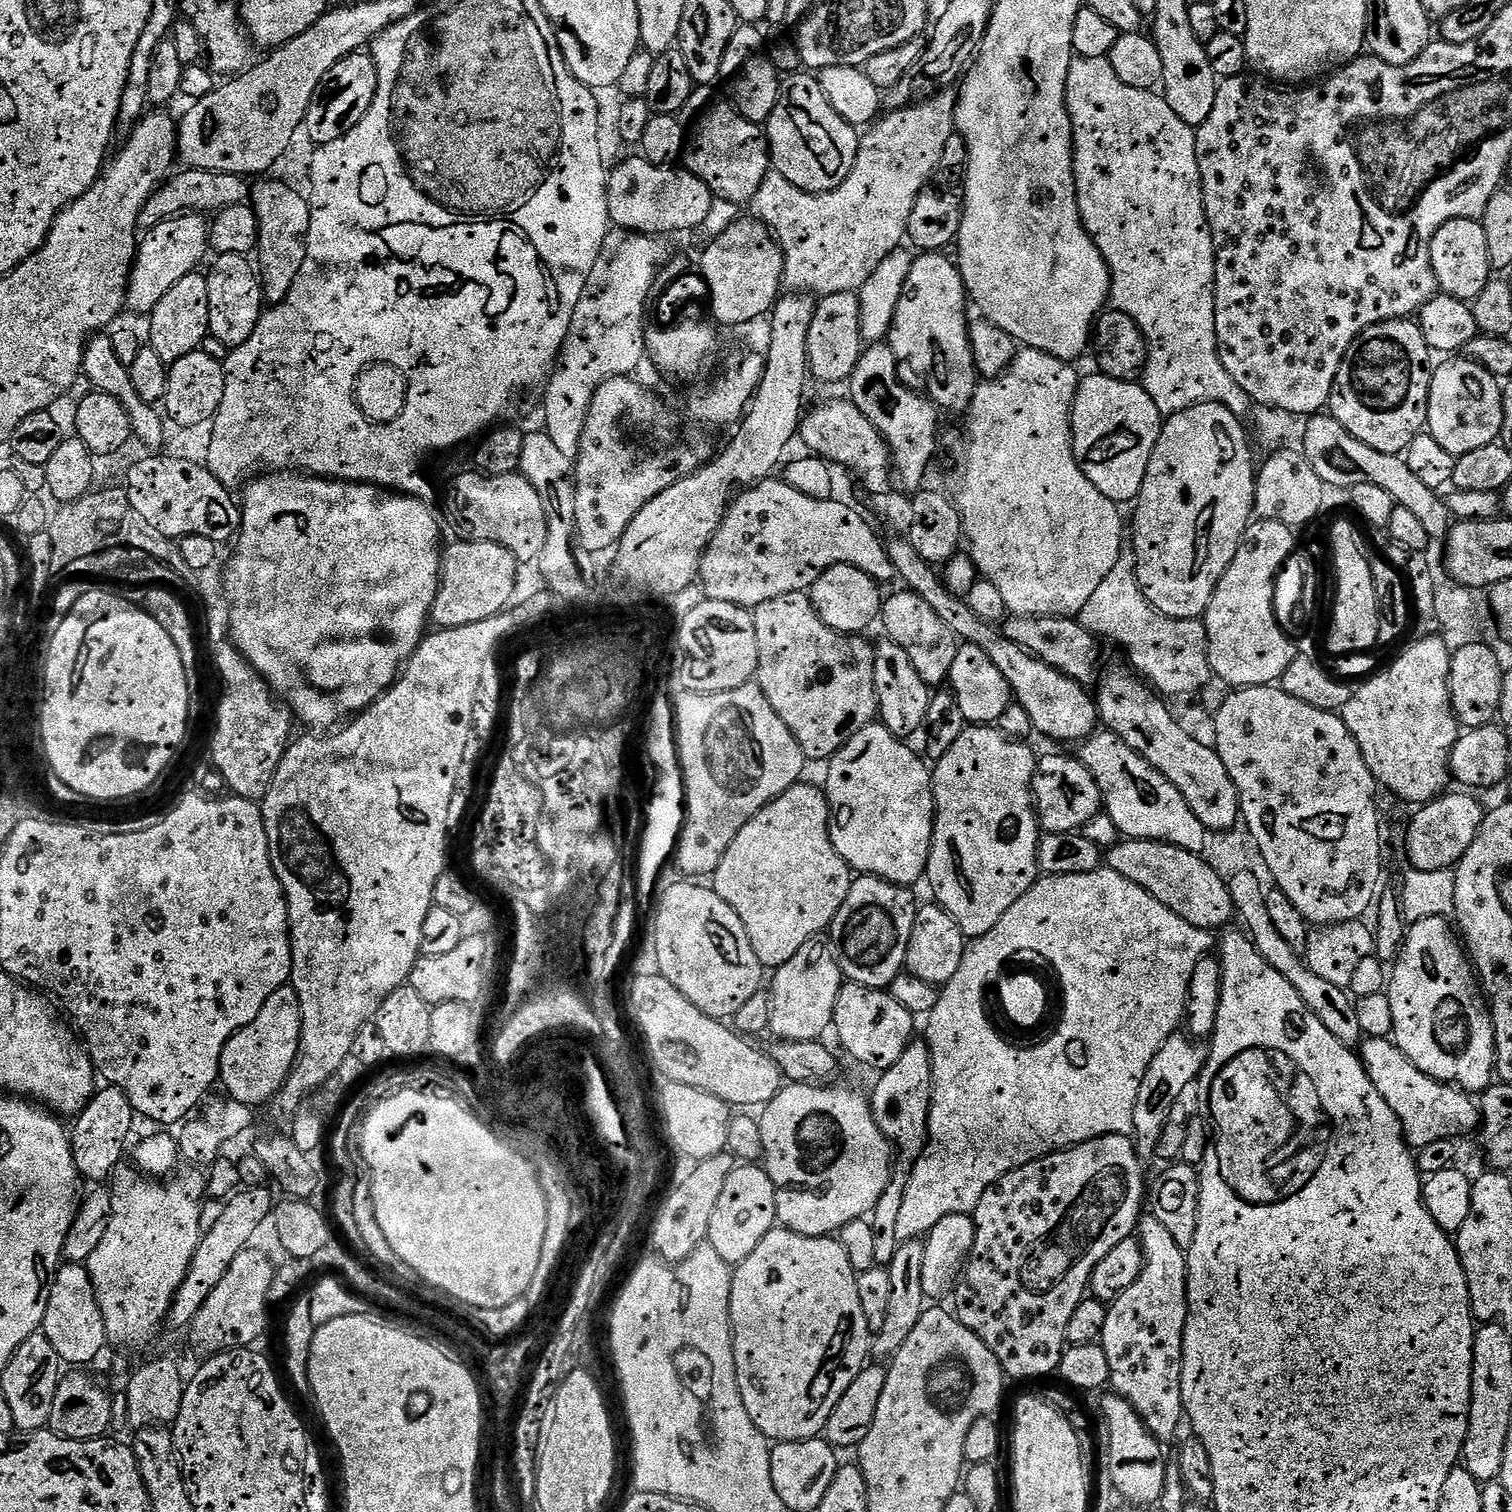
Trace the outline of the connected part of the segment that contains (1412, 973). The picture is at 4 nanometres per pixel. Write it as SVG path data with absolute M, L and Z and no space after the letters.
M1439 916L1438 918L1417 920L1408 929L1408 934L1404 938L1404 945L1401 946L1400 953L1397 954L1394 963L1391 965L1386 989L1386 995L1390 998L1390 1010L1394 1014L1392 1036L1394 1037L1396 1047L1401 1048L1406 1054L1406 1058L1410 1058L1410 1062L1414 1062L1414 1066L1418 1066L1418 1070L1422 1070L1430 1078L1440 1081L1441 1084L1450 1084L1457 1088L1463 1088L1469 1094L1480 1094L1493 1083L1494 1073L1496 1072L1497 1054L1492 1013L1485 997L1482 995L1482 988L1478 983L1477 973L1474 971L1474 965L1466 951L1465 945L1462 943L1457 929L1453 925L1451 928L1448 923L1449 921L1445 917Z

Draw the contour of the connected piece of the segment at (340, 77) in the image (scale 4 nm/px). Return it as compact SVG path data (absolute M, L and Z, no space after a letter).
M361 50L351 52L346 58L342 58L328 71L326 78L318 82L318 90L314 90L310 110L304 119L304 125L310 130L310 138L319 146L326 142L334 142L334 138L342 138L370 110L370 102L374 102L374 94L378 90L378 78L376 67L371 55Z

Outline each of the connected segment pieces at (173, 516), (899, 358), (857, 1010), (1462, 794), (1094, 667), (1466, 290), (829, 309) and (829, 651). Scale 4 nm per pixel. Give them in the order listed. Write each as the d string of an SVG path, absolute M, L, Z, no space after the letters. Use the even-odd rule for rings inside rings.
M148 454L128 470L126 491L130 506L163 536L201 536L224 546L240 534L241 505L232 501L233 493L203 464L180 461L169 454Z
M926 252L917 255L912 261L910 278L906 278L906 286L902 286L902 298L898 298L898 310L894 314L892 328L888 331L886 343L891 348L898 374L906 378L907 383L917 390L923 390L937 409L953 408L963 413L972 403L978 373L972 357L972 347L968 330L970 327L970 301L964 289L962 274L955 259L944 252Z
M845 982L840 987L838 994L838 1002L834 1010L834 1033L840 1039L840 1044L857 1060L860 1064L865 1064L868 1068L876 1068L875 1070L883 1070L894 1066L894 1062L898 1062L898 1058L902 1058L902 1054L912 1043L916 1024L914 1021L914 1013L906 1010L906 1006L902 1006L895 998L892 997L891 991L882 988L867 988L861 984Z
M1464 790L1456 791L1460 792L1449 791L1413 811L1416 813L1413 814L1412 821L1408 824L1408 833L1404 836L1404 848L1408 851L1411 867L1417 872L1429 872L1443 868L1455 869L1462 854L1466 854L1474 838L1478 838L1478 830L1484 821L1486 808L1483 808L1472 797L1475 795Z
M1009 615L1002 624L1002 635L1010 642L1046 662L1051 668L1057 668L1072 680L1088 686L1097 679L1100 668L1100 644L1096 636L1081 626L1076 618L1067 616L1013 616Z
M1466 218L1446 222L1446 226L1442 226L1438 234L1434 234L1434 242L1430 242L1430 266L1434 270L1437 289L1443 295L1465 302L1476 300L1494 276L1483 223Z
M855 292L830 294L816 300L814 322L810 322L808 339L808 370L813 381L821 380L824 384L851 381L866 347L861 318L860 298Z
M808 592L770 598L753 612L758 634L758 670L754 680L786 722L809 761L827 762L858 730L877 719L874 647L860 634L835 632L818 614Z

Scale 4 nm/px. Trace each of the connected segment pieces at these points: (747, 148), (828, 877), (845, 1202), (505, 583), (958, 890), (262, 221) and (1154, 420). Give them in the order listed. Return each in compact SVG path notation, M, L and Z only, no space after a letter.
M708 86L697 87L686 102L682 113L687 121L682 164L710 186L715 199L748 206L770 171L768 138L761 125L747 120L727 99L719 100L712 91Z
M801 782L794 785L790 790L783 792L777 800L770 801L757 816L750 818L750 822L746 822L746 826L742 826L738 838L734 838L734 842L730 842L730 846L719 866L718 877L720 876L720 881L715 881L714 884L716 893L722 898L722 902L726 902L733 908L738 914L738 918L742 918L742 926L746 926L746 934L754 946L754 954L758 954L758 962L765 970L780 968L786 962L790 962L790 958L794 958L794 954L798 954L798 950L802 950L802 946L806 946L806 942L810 942L810 938L827 933L831 929L832 920L838 914L838 910L842 910L842 902L846 902L846 894L850 894L854 872L834 850L830 830L828 829L830 819L828 798L817 785L816 788L812 784Z
M793 1084L781 1087L780 1093L769 1104L763 1105L759 1113L760 1129L762 1130L763 1167L768 1169L770 1178L776 1187L776 1218L783 1227L789 1228L803 1236L832 1236L839 1233L842 1226L855 1220L865 1219L875 1208L878 1198L886 1190L889 1178L894 1171L894 1148L890 1141L882 1134L872 1114L872 1106L867 1095L855 1092L852 1088L828 1088L832 1086L817 1086L814 1084Z
M461 539L460 544L452 544L443 549L440 561L440 589L434 598L434 606L430 617L437 629L470 626L474 622L486 622L486 618L500 615L513 603L512 595L516 592L516 568L518 561L510 550L485 540Z
M968 726L958 742L954 742L954 746L950 746L931 769L936 825L932 831L926 884L936 895L933 896L935 903L958 922L968 938L985 936L994 930L1002 914L1006 914L1006 910L1010 910L1010 906L1014 906L1014 902L1018 902L1018 898L1022 898L1041 875L1038 845L1042 829L1032 795L1038 756L1028 746L1023 740L1013 740L996 726Z
M262 178L256 183L250 190L250 203L259 224L256 269L265 301L269 305L280 304L290 292L294 278L298 276L302 262L305 261L310 226L309 204L308 200L297 195L280 180Z
M1085 375L1076 391L1072 407L1072 449L1082 474L1086 474L1106 498L1124 506L1127 500L1128 503L1135 501L1142 490L1162 417L1143 383L1095 375Z

